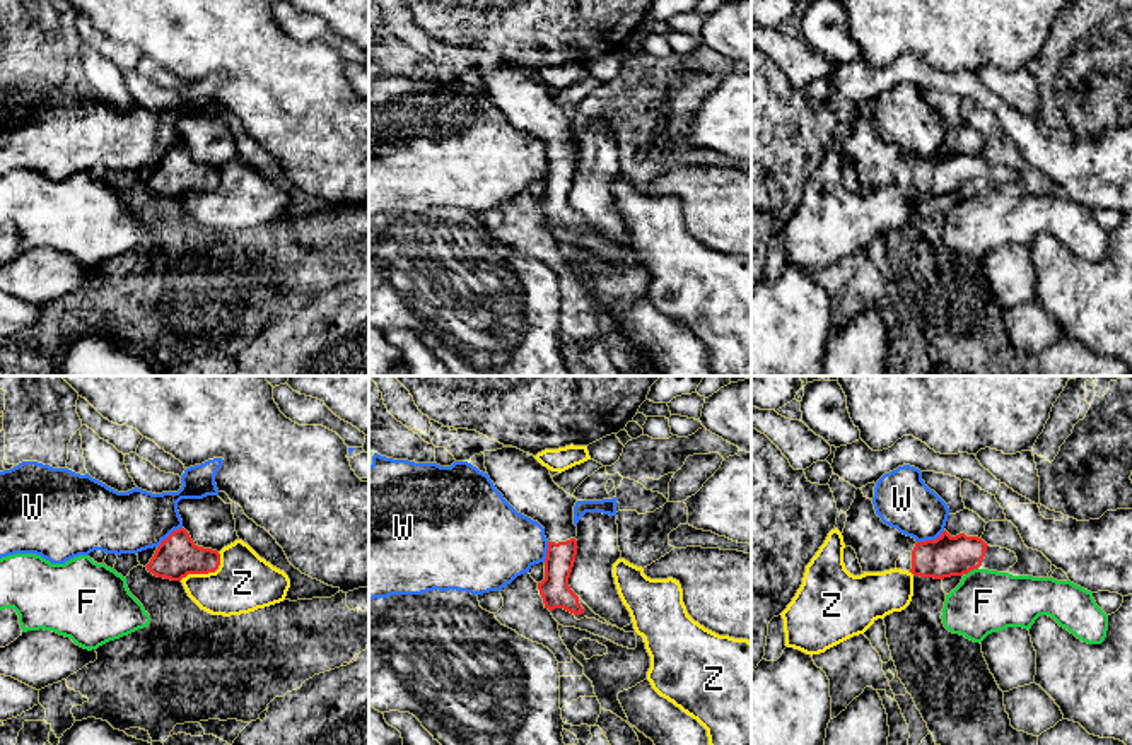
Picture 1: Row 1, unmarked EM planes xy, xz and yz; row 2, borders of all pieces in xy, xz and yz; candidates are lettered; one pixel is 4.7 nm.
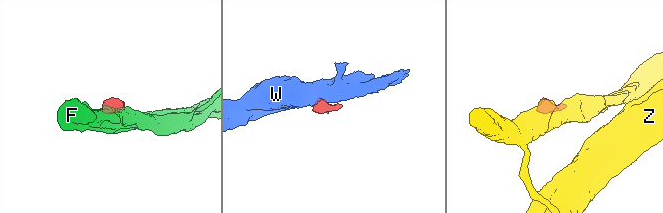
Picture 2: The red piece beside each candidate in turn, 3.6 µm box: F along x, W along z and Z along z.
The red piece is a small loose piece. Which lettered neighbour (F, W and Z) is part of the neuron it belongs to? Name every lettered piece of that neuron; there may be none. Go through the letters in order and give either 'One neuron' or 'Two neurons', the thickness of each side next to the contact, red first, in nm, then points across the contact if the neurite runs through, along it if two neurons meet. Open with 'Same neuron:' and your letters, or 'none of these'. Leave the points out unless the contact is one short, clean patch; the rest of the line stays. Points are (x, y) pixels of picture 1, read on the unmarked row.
Same neuron: none of these
F: Two neurons. Thickness 200 nm (red) against 300 nm. Boundary: yz (977, 185), (965, 192)
W: Two neurons. Thickness 200 nm (red) against 260 nm. Boundary: yz (945, 147), (934, 156), (917, 159)
Z: Two neurons. Thickness 200 nm (red) against 280 nm. Boundary: xy (221, 171), (221, 181), (214, 188), (188, 190), (180, 197)

